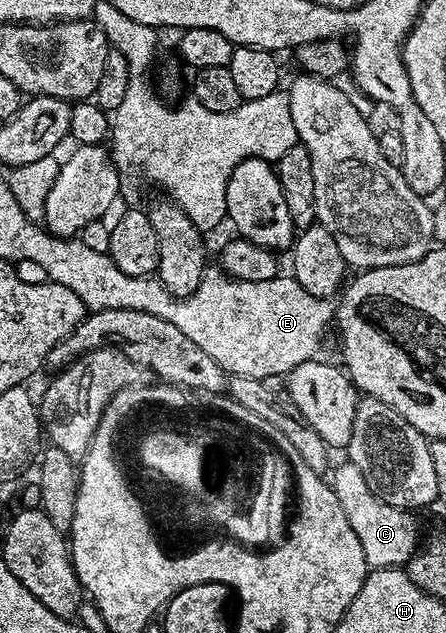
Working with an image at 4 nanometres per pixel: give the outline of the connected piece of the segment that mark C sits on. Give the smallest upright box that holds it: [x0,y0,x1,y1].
[330,460,416,568]

